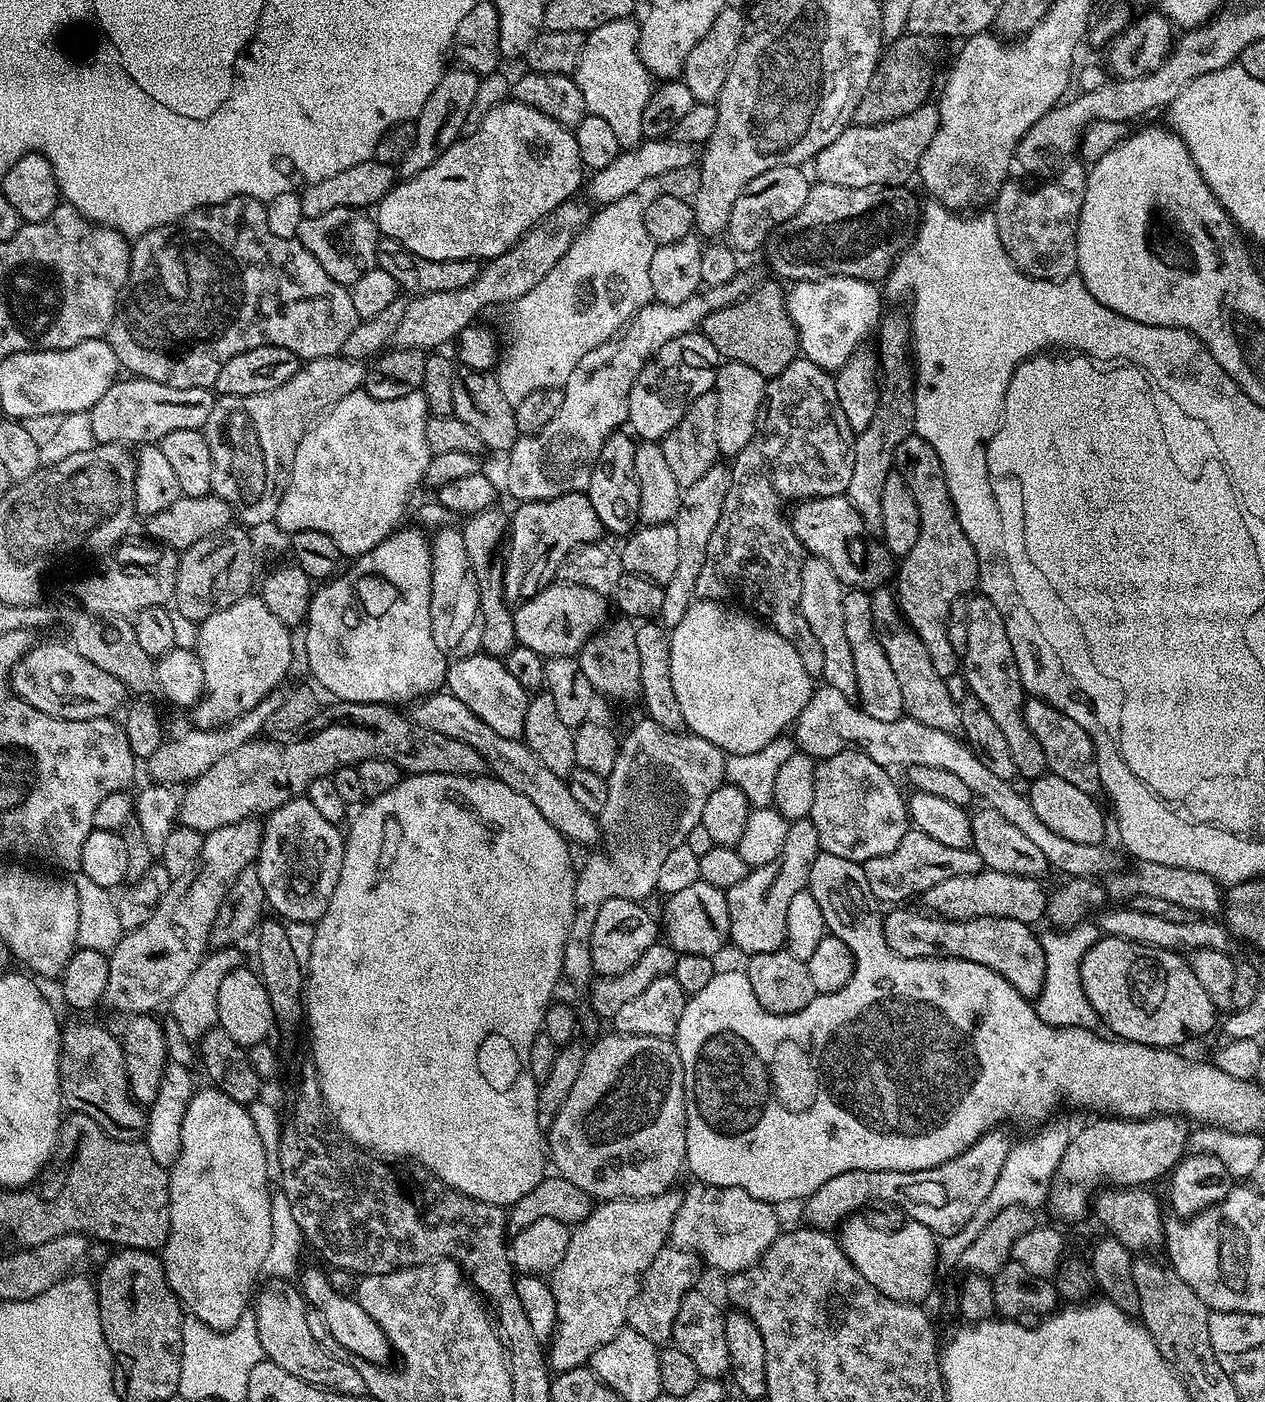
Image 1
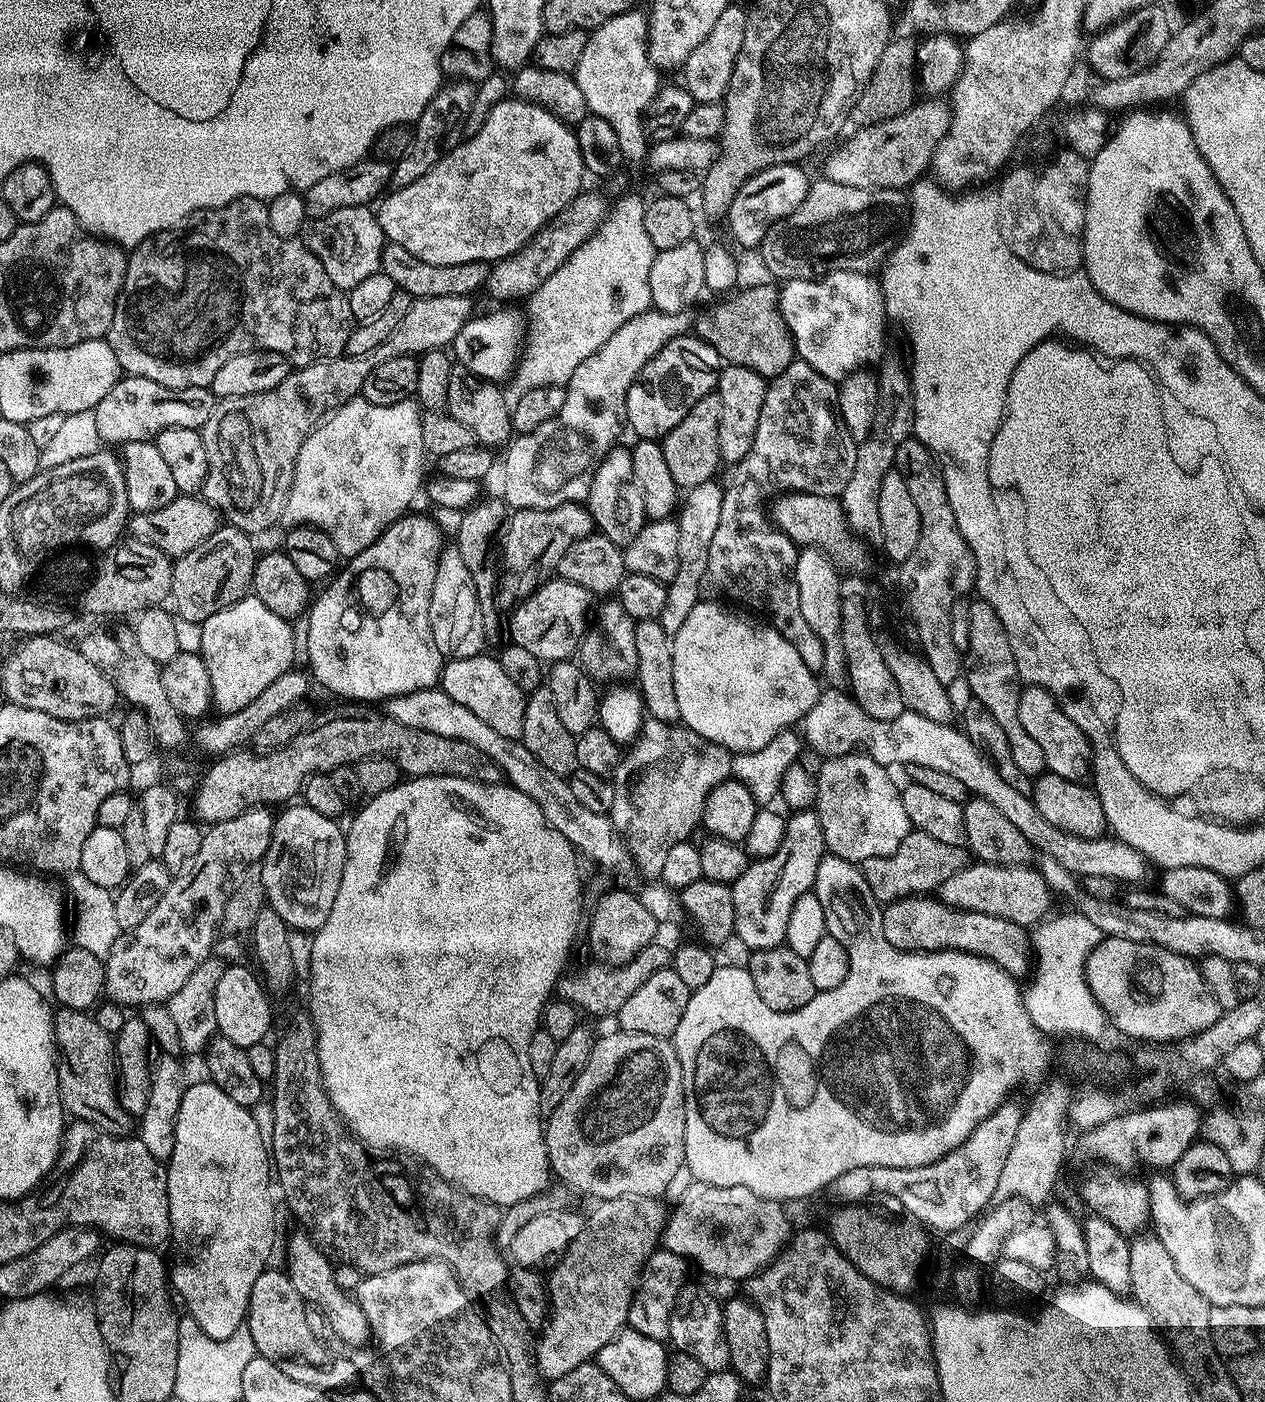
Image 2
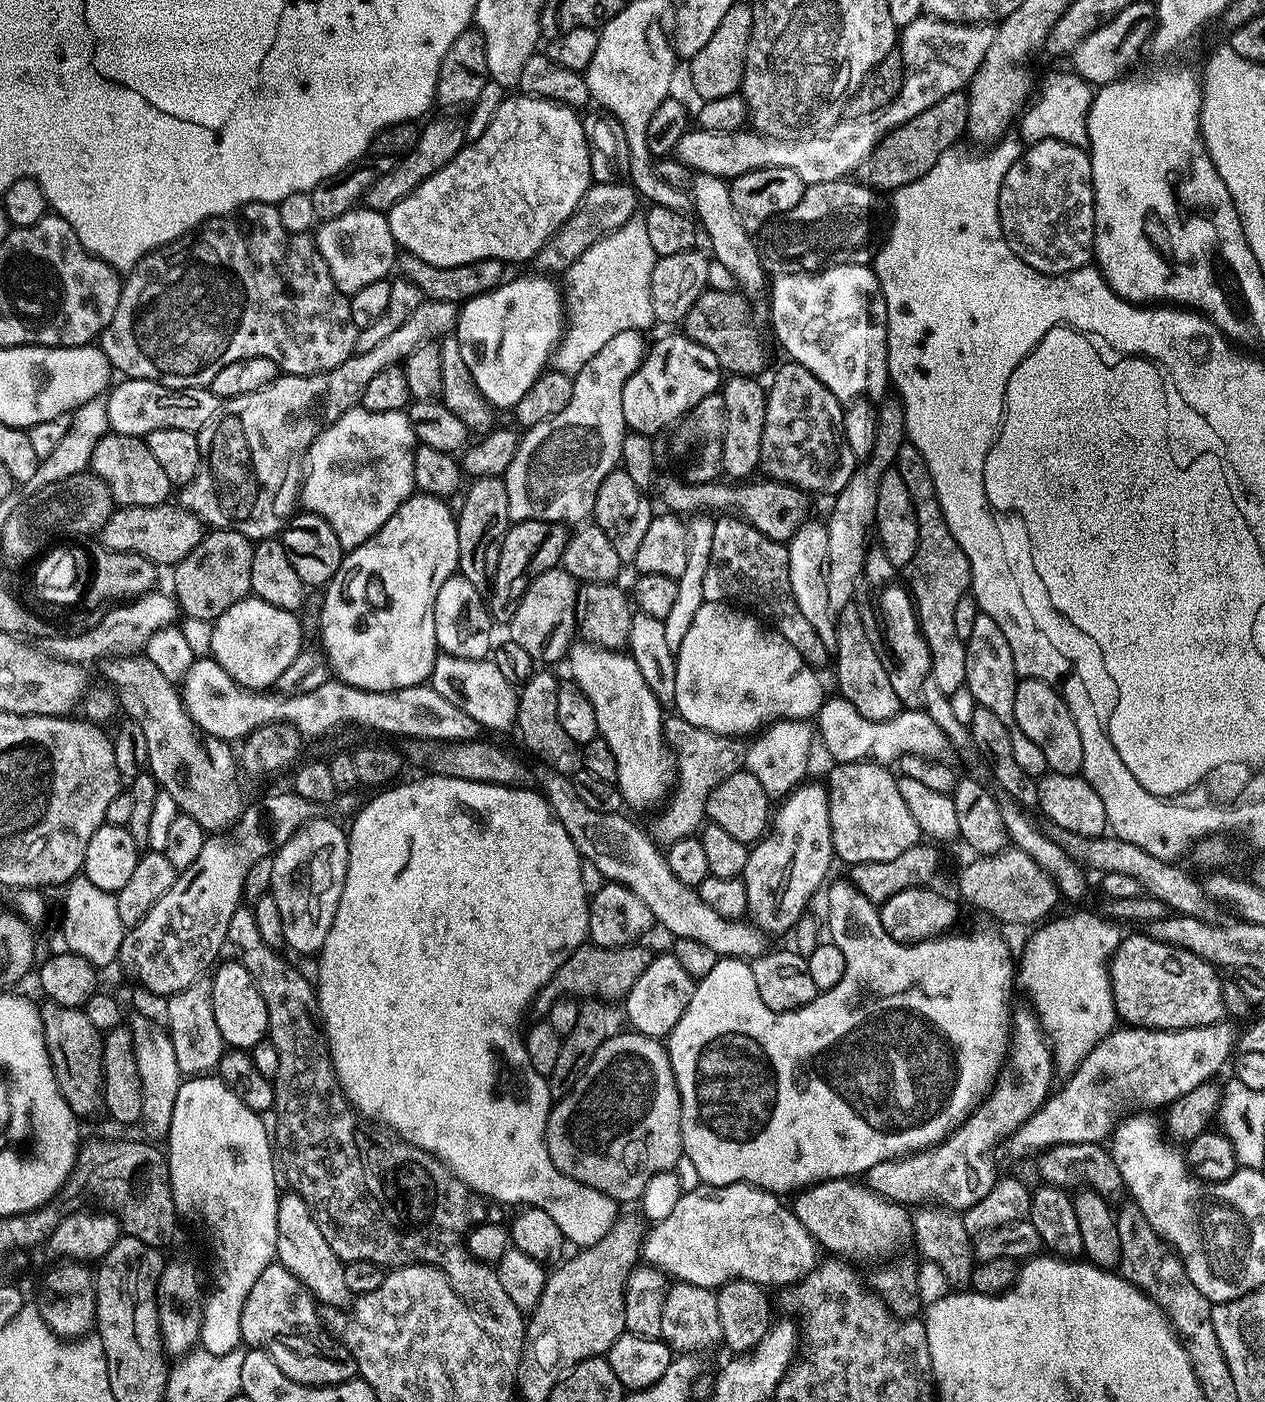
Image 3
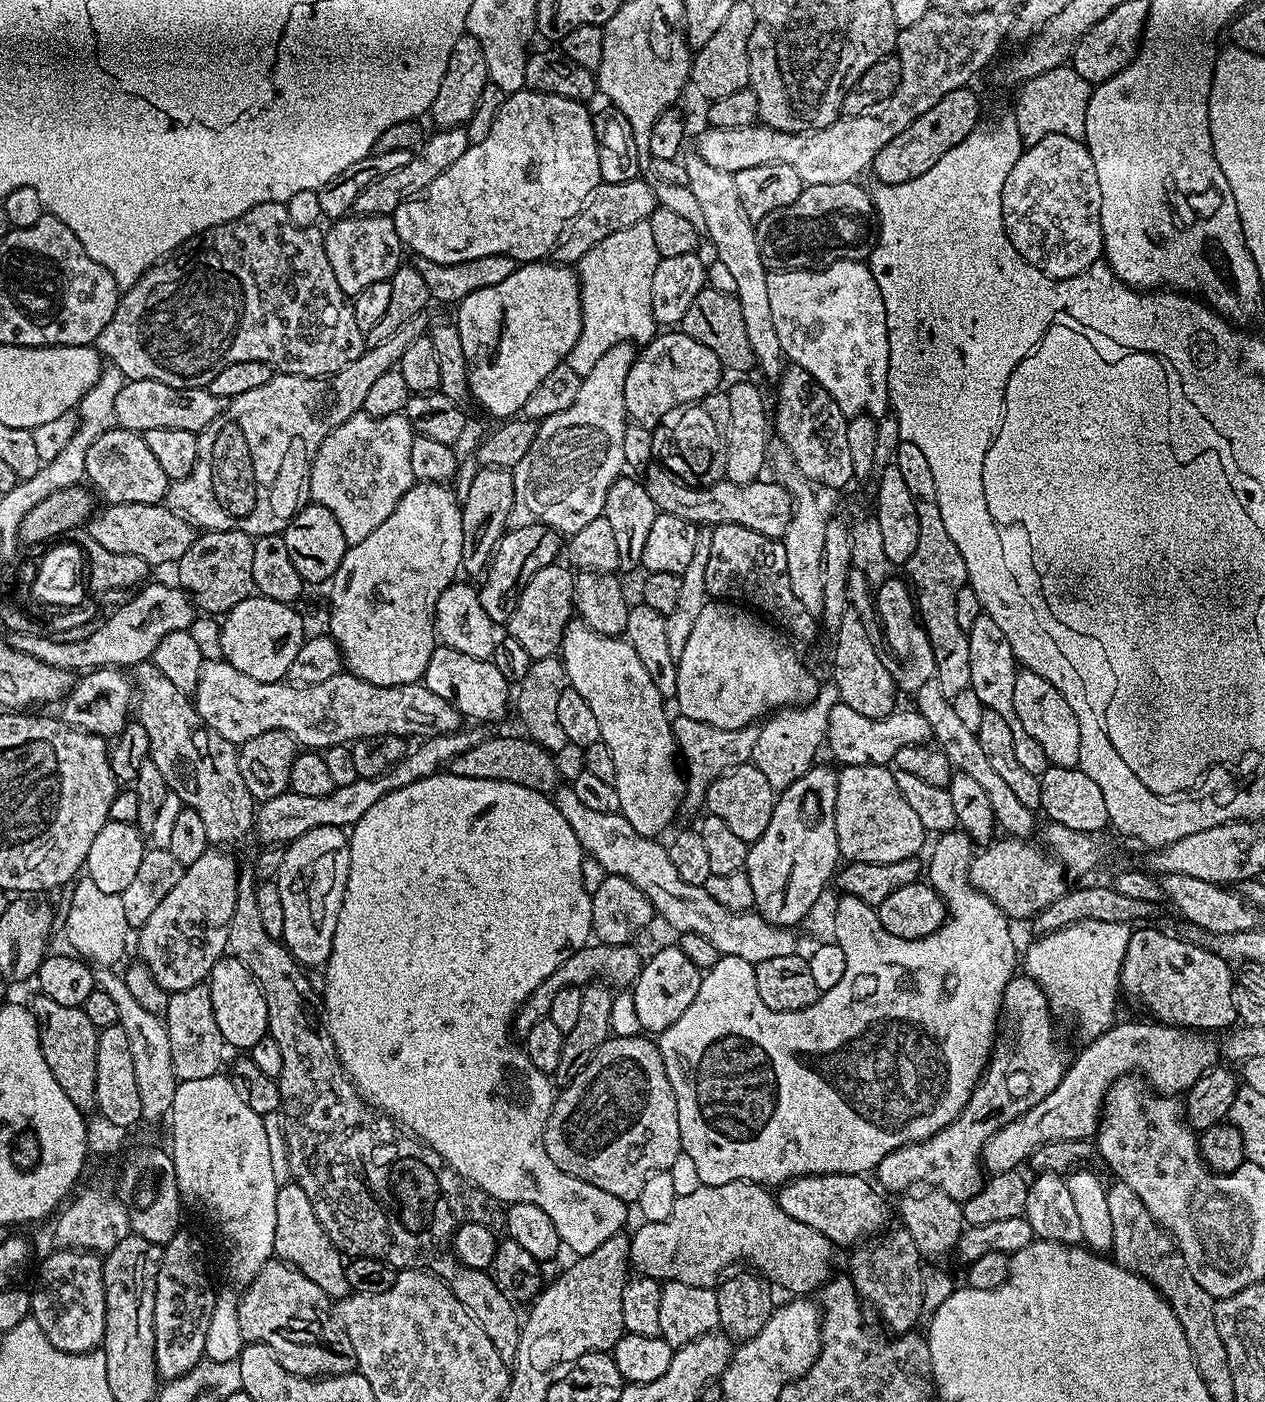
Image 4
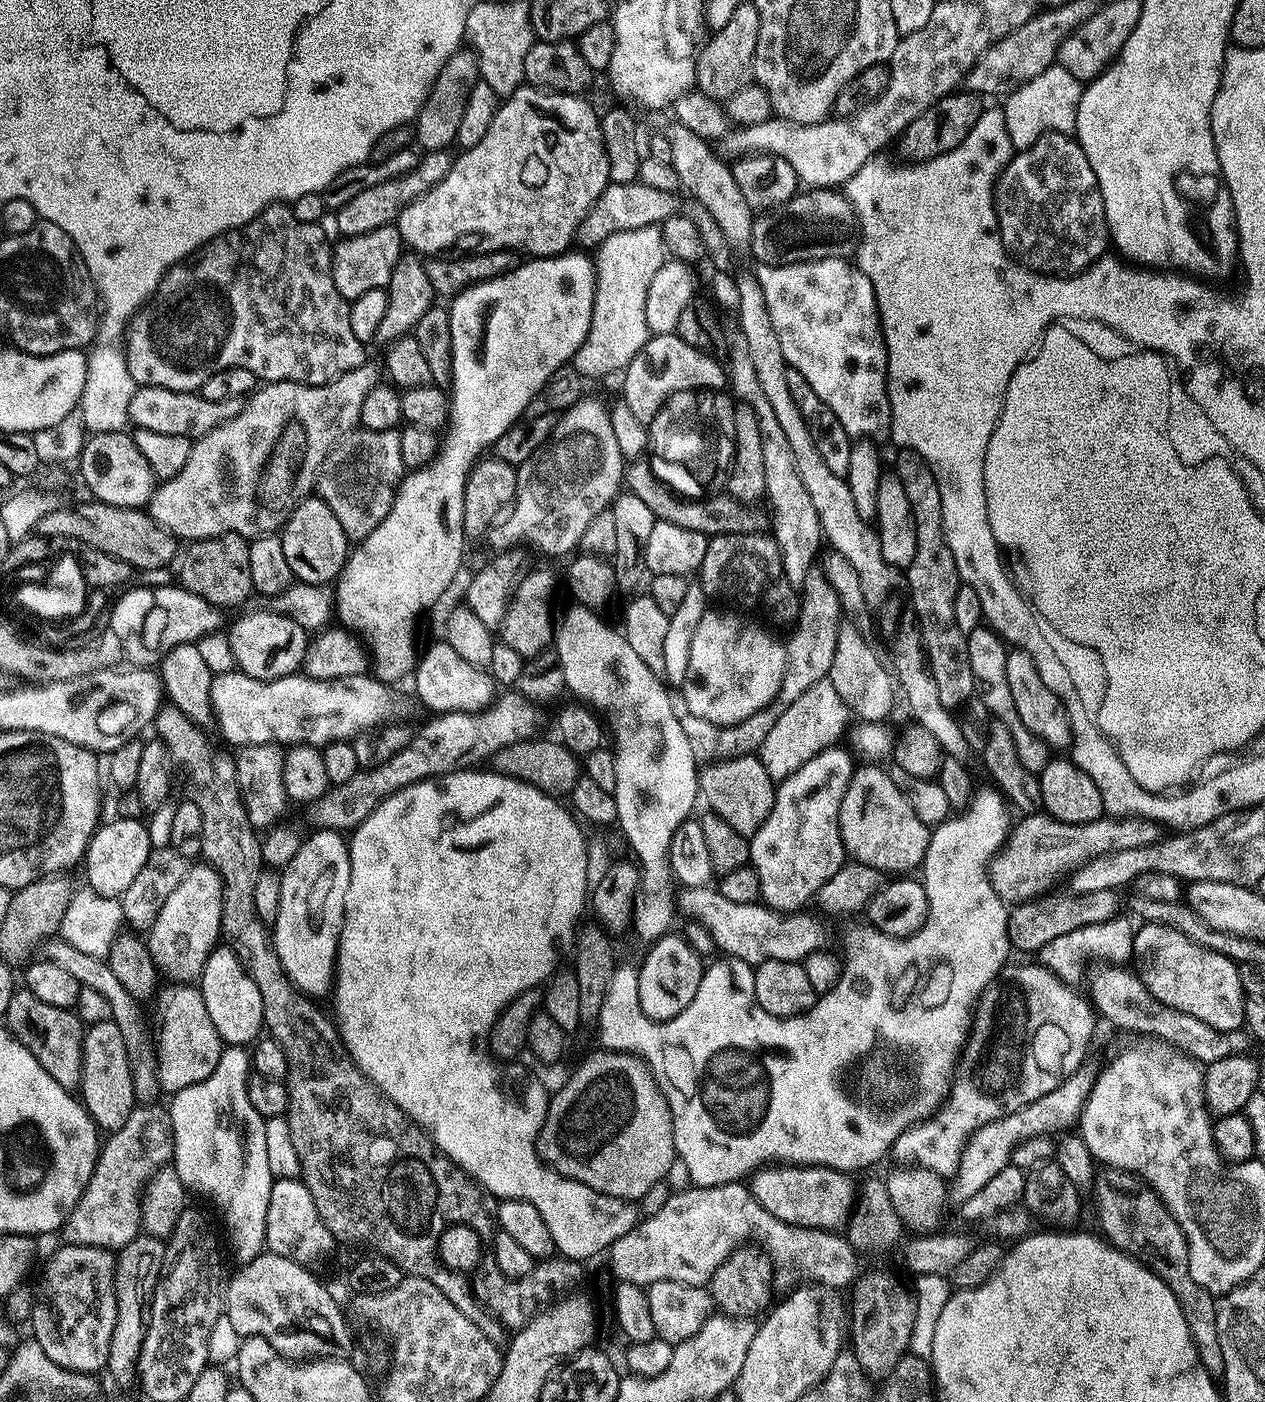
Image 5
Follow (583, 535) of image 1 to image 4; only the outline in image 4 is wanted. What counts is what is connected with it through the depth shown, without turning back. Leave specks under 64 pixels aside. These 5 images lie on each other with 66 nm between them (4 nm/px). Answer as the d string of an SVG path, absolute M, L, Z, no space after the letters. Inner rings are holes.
M521 524L512 526L496 544L492 553L492 563L488 565L478 584L482 610L490 614L493 625L507 625L510 614L514 614L514 606L530 578L538 574L546 566L557 563L562 552L561 533L546 527L544 524ZM561 540L561 544L560 544ZM558 555L559 556L556 556ZM484 580L484 581L483 581Z

